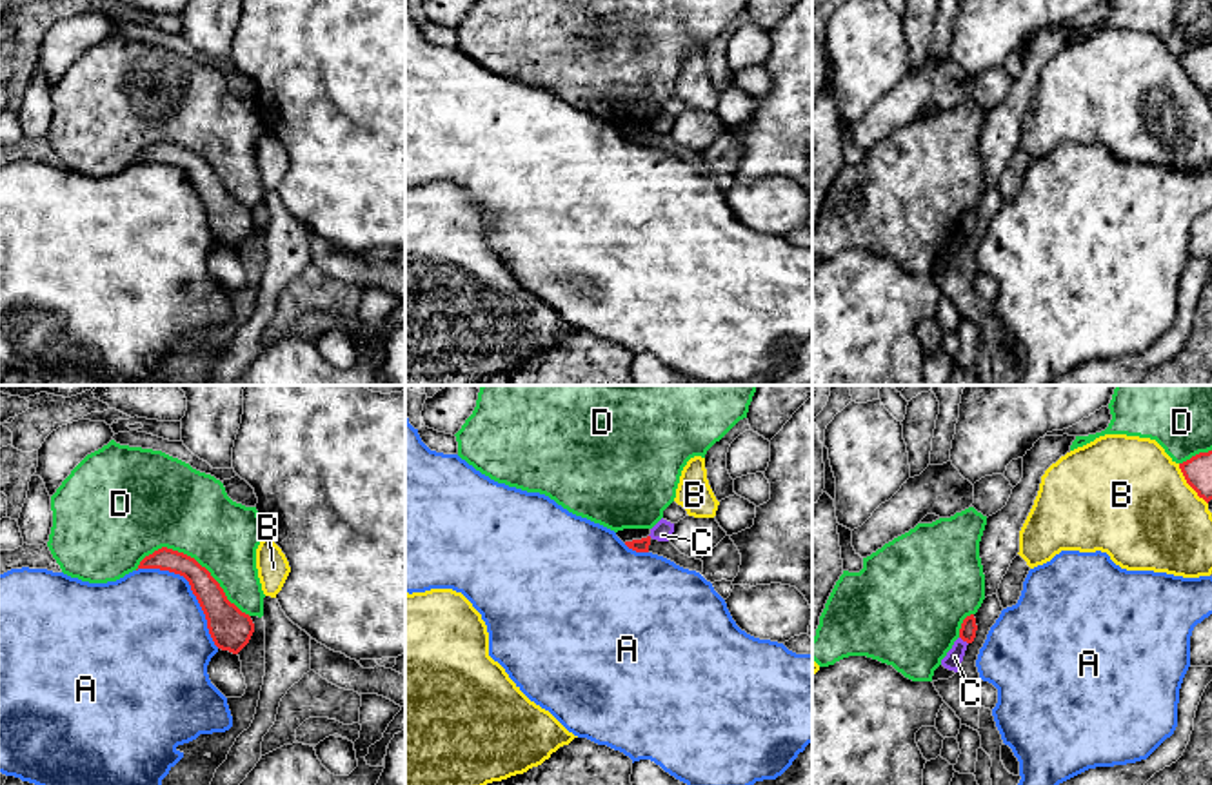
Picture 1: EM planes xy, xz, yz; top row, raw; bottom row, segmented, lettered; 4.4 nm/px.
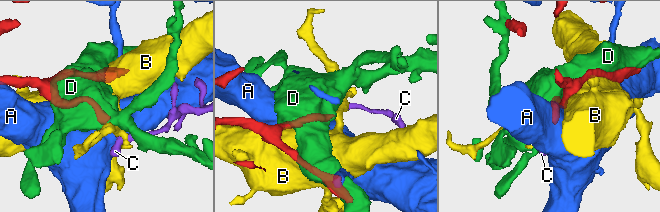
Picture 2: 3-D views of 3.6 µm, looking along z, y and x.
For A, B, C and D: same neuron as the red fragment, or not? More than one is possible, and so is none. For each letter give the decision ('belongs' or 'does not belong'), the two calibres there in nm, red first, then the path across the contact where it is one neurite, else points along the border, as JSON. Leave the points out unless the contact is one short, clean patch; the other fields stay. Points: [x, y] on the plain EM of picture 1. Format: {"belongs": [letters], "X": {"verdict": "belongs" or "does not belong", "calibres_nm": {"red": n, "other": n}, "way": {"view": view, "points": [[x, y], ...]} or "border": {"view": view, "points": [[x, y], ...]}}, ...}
{"belongs": [], "A": {"verdict": "does not belong", "calibres_nm": {"red": 190, "other": 480}}, "B": {"verdict": "does not belong", "calibres_nm": {"red": 130, "other": 500}}, "C": {"verdict": "does not belong", "calibres_nm": {"red": 80, "other": 80}, "border": {"view": "yz", "points": [[960, 229], [967, 237]]}}, "D": {"verdict": "does not belong", "calibres_nm": {"red": 120, "other": 380}}}

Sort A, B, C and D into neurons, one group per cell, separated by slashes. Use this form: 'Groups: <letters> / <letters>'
Groups: A / B C / D

